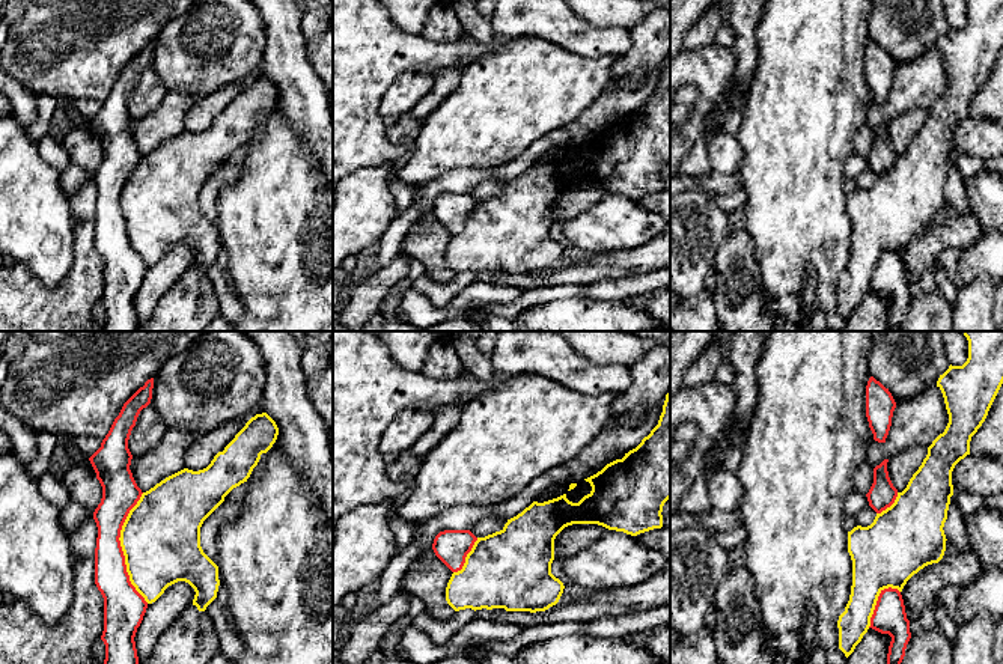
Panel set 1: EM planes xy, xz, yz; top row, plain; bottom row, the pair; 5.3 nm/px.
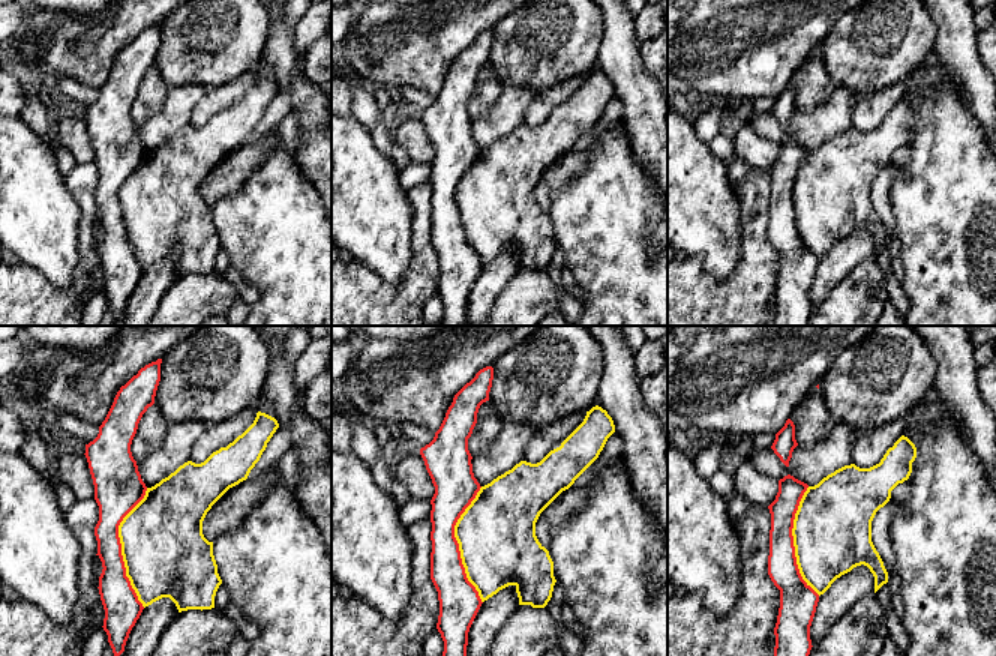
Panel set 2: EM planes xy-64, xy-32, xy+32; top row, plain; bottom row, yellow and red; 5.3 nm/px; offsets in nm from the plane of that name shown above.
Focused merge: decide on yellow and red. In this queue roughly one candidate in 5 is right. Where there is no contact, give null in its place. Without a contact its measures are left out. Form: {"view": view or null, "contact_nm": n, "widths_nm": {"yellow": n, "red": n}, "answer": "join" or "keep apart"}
{"view": "xy", "contact_nm": 600, "widths_nm": {"yellow": 420, "red": 180}, "answer": "keep apart"}

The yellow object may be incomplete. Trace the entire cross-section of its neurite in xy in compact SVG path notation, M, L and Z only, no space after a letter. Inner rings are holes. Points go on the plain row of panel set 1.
M267 75L256 77L206 131L184 131L142 157L119 203L130 244L148 267L178 244L194 251L199 274L217 260L218 229L200 209L200 190L233 151L247 145L277 98L276 84Z

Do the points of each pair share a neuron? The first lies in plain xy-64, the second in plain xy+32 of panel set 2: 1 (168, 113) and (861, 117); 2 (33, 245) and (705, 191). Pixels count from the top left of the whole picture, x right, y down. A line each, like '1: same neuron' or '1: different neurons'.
1: different neurons
2: same neuron

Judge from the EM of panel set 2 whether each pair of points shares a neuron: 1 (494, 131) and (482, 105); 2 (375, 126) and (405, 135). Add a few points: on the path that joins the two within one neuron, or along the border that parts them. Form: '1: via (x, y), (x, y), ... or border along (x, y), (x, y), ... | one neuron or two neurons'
1: border along (504, 86), (498, 99), (473, 120) | two neurons
2: border along (392, 132), (396, 143), (411, 159) | two neurons

